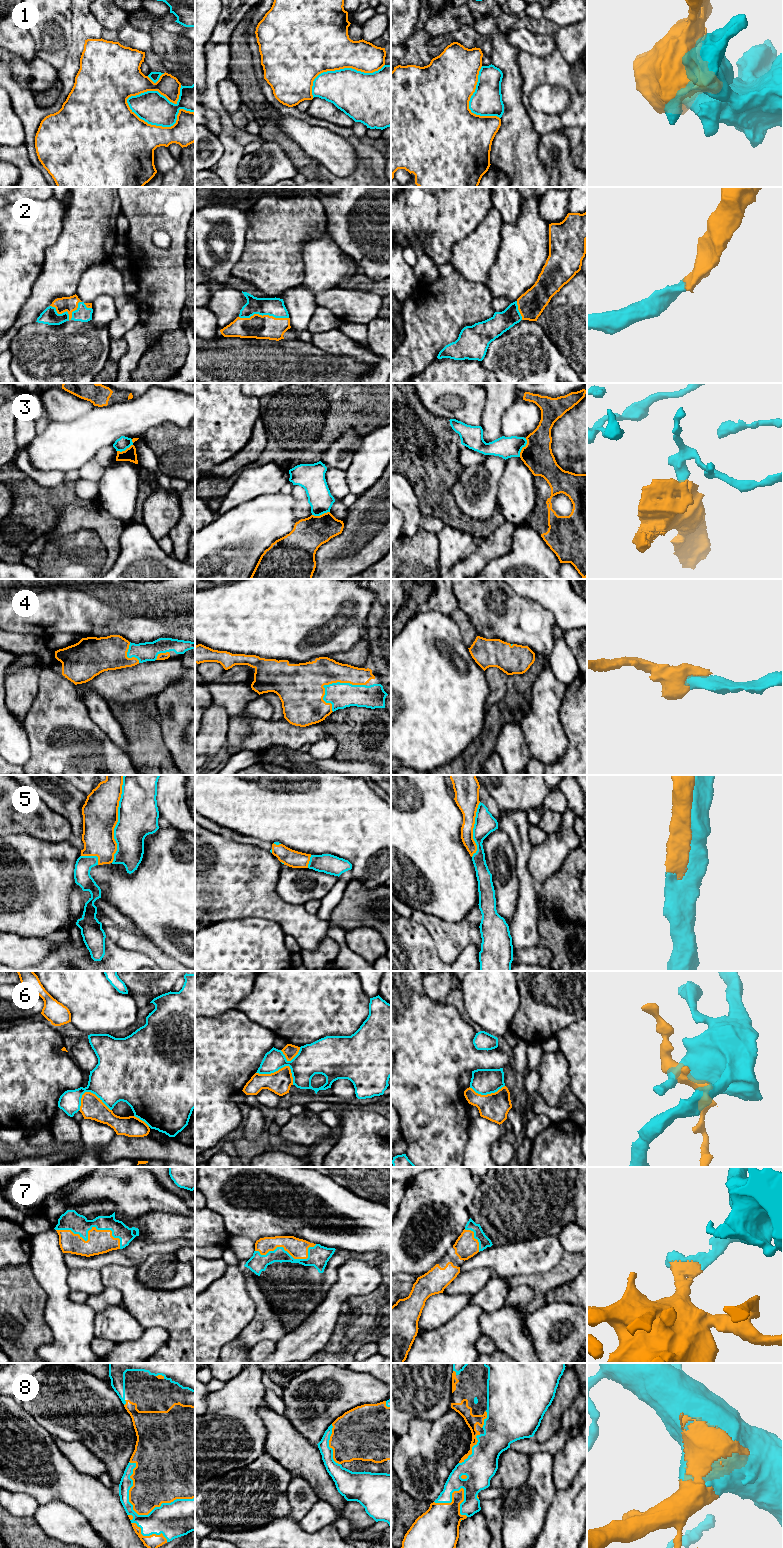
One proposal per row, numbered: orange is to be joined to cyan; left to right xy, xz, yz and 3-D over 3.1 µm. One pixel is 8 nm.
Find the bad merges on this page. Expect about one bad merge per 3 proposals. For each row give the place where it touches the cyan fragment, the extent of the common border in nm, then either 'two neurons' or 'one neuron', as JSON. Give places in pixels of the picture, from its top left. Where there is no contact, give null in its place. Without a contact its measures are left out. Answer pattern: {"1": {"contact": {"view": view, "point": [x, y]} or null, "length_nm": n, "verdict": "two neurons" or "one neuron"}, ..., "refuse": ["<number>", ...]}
{"1": {"contact": {"view": "xy", "point": [162, 126]}, "length_nm": 550, "verdict": "one neuron"}, "2": {"contact": {"view": "xy", "point": [68, 314]}, "length_nm": 260, "verdict": "one neuron"}, "3": {"contact": {"view": "yz", "point": [523, 446]}, "length_nm": 160, "verdict": "two neurons"}, "4": {"contact": {"view": "xz", "point": [337, 682]}, "length_nm": 380, "verdict": "one neuron"}, "5": {"contact": {"view": "xy", "point": [118, 819]}, "length_nm": 700, "verdict": "one neuron"}, "6": {"contact": {"view": "xz", "point": [281, 1067]}, "length_nm": 320, "verdict": "two neurons"}, "7": {"contact": {"view": "xy", "point": [90, 1229]}, "length_nm": 550, "verdict": "one neuron"}, "8": {"contact": {"view": "xy", "point": [137, 1514]}, "length_nm": 600, "verdict": "one neuron"}, "refuse": ["3", "6"]}

